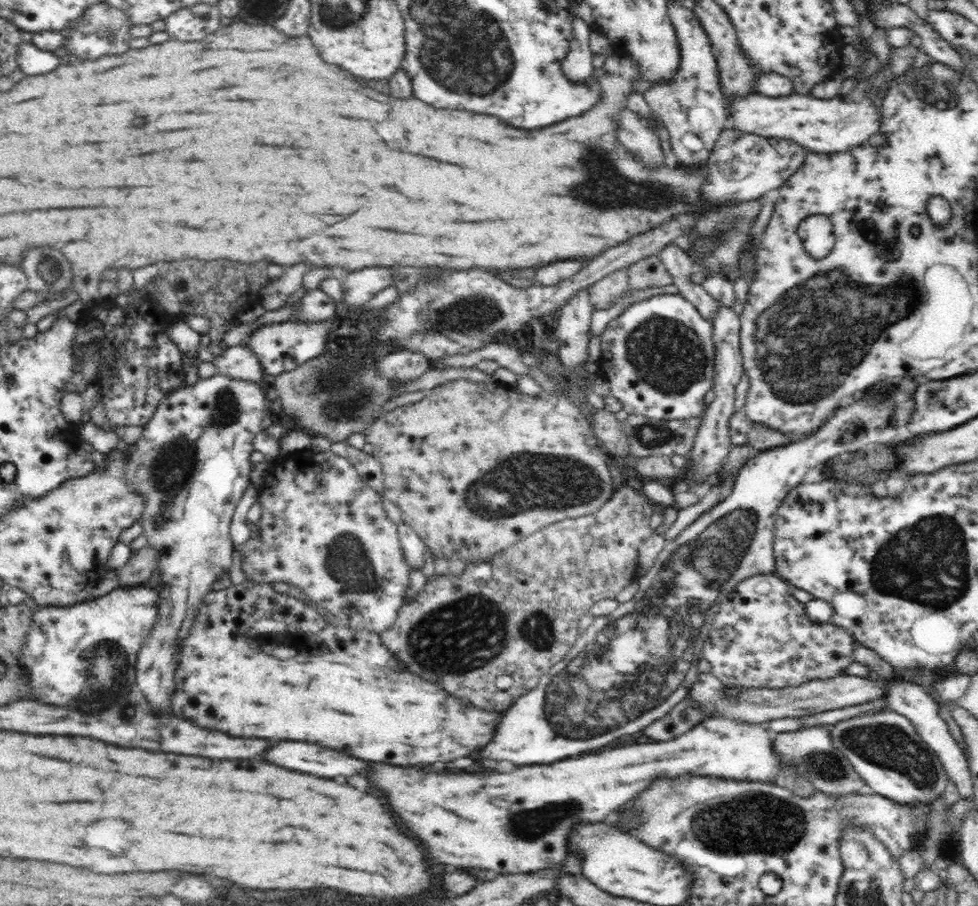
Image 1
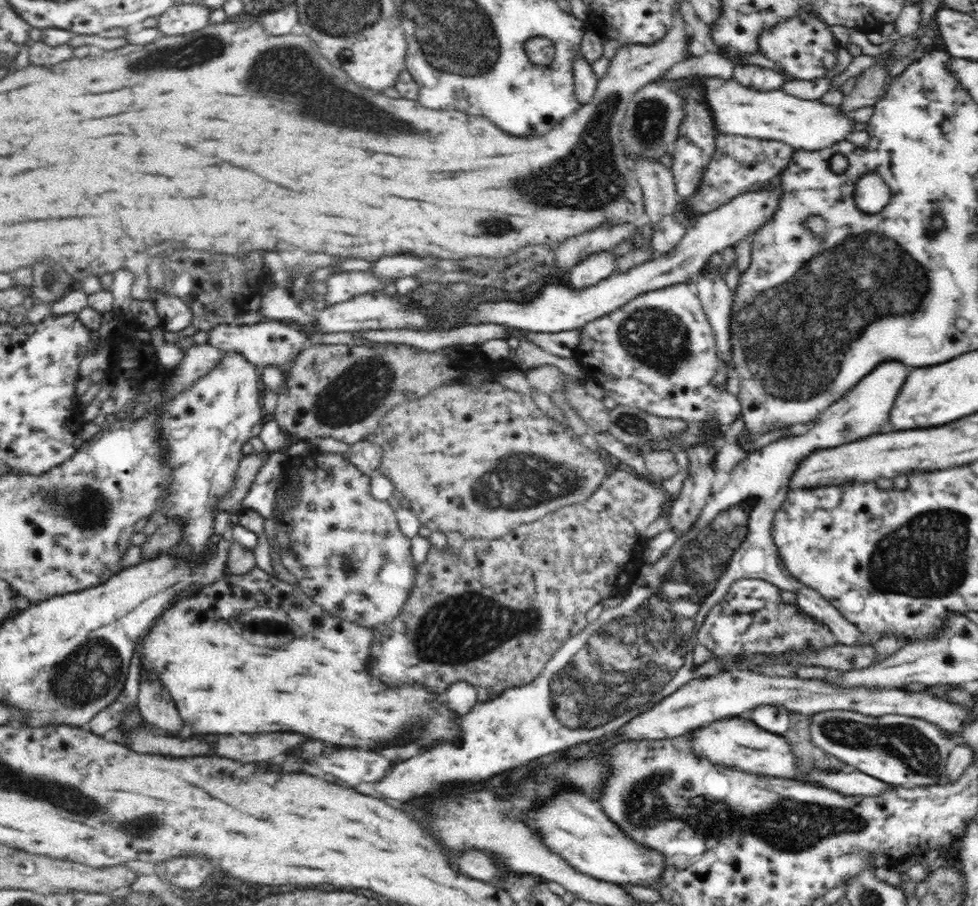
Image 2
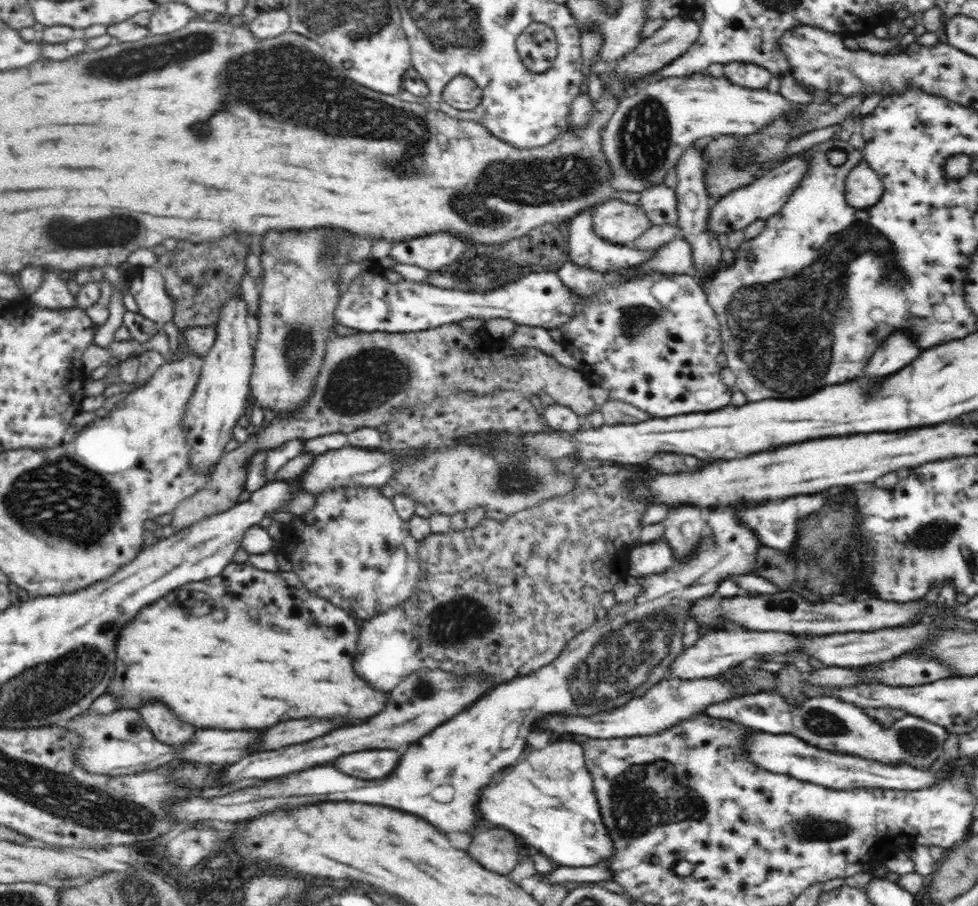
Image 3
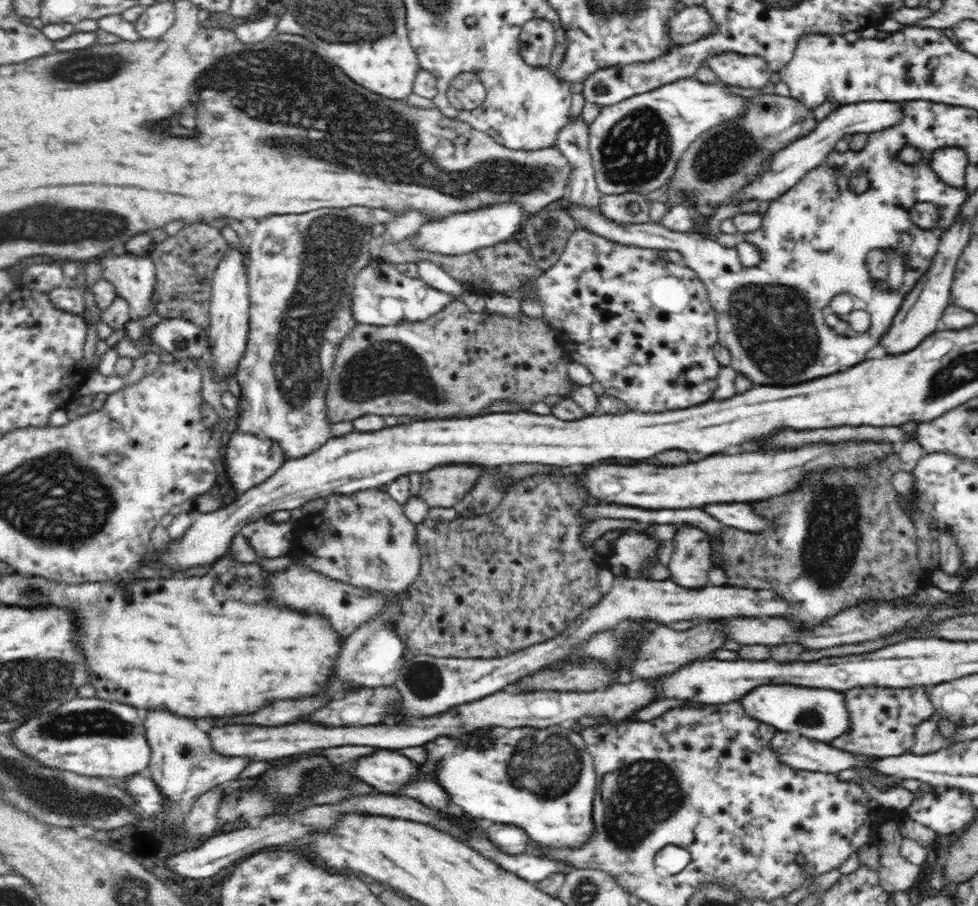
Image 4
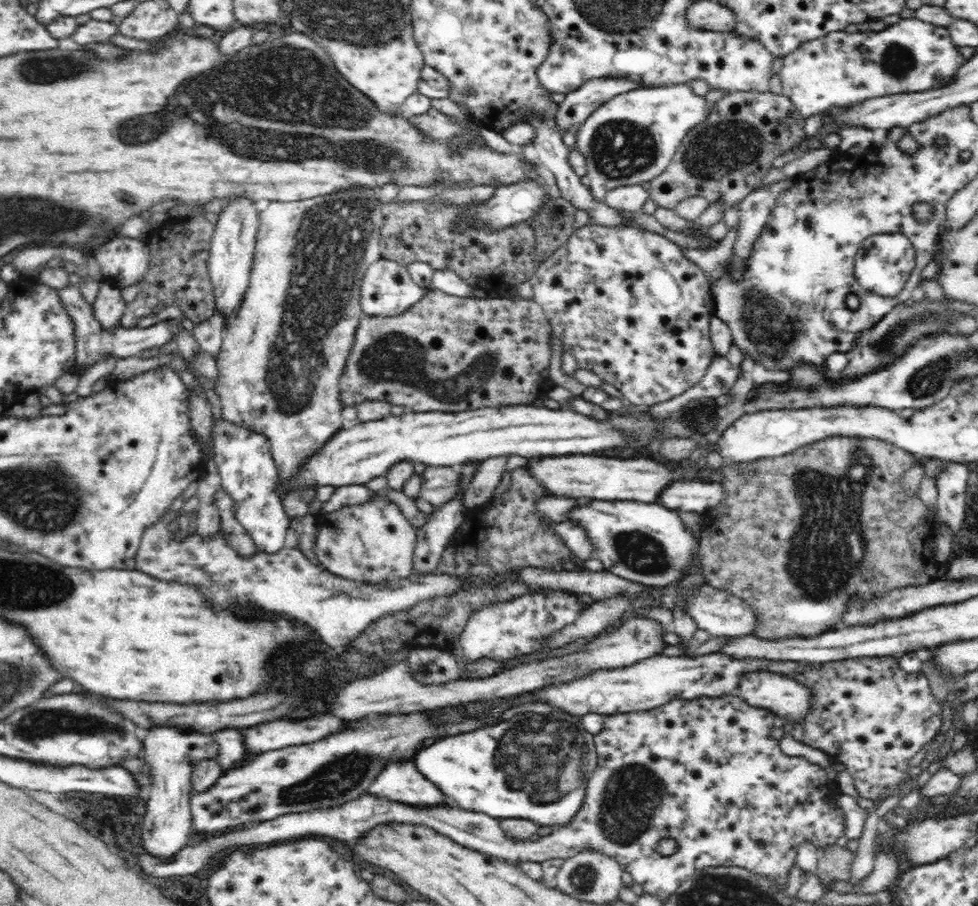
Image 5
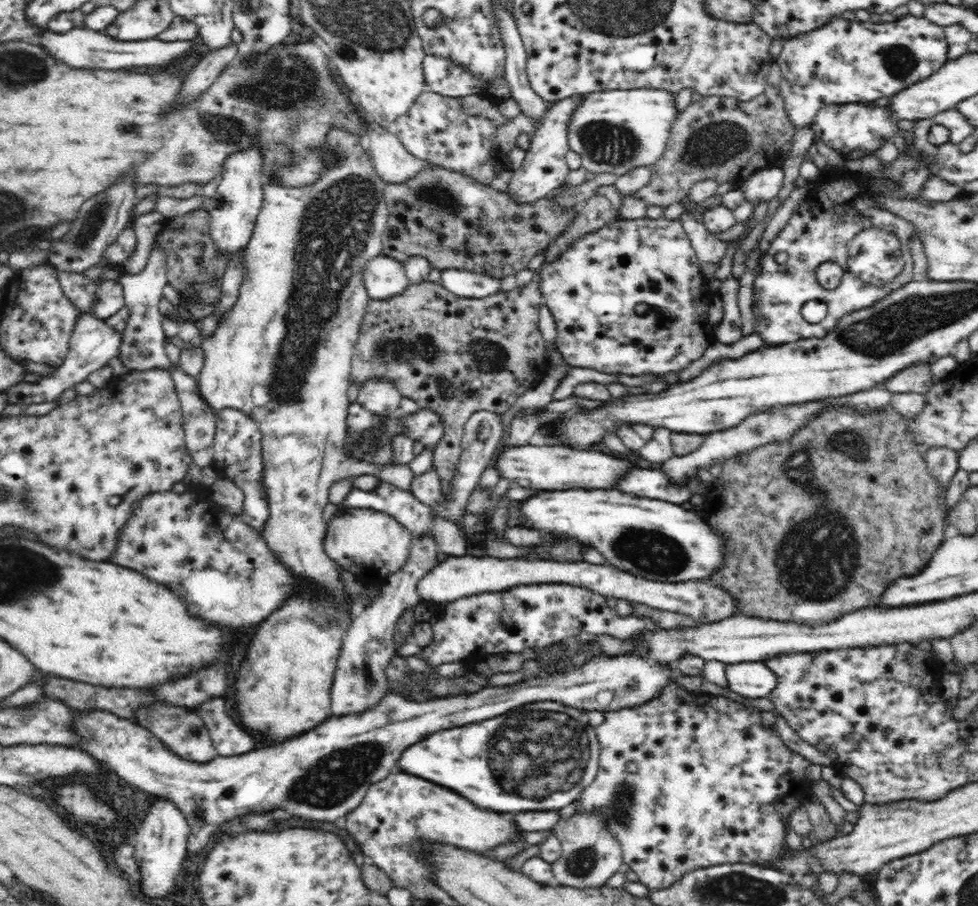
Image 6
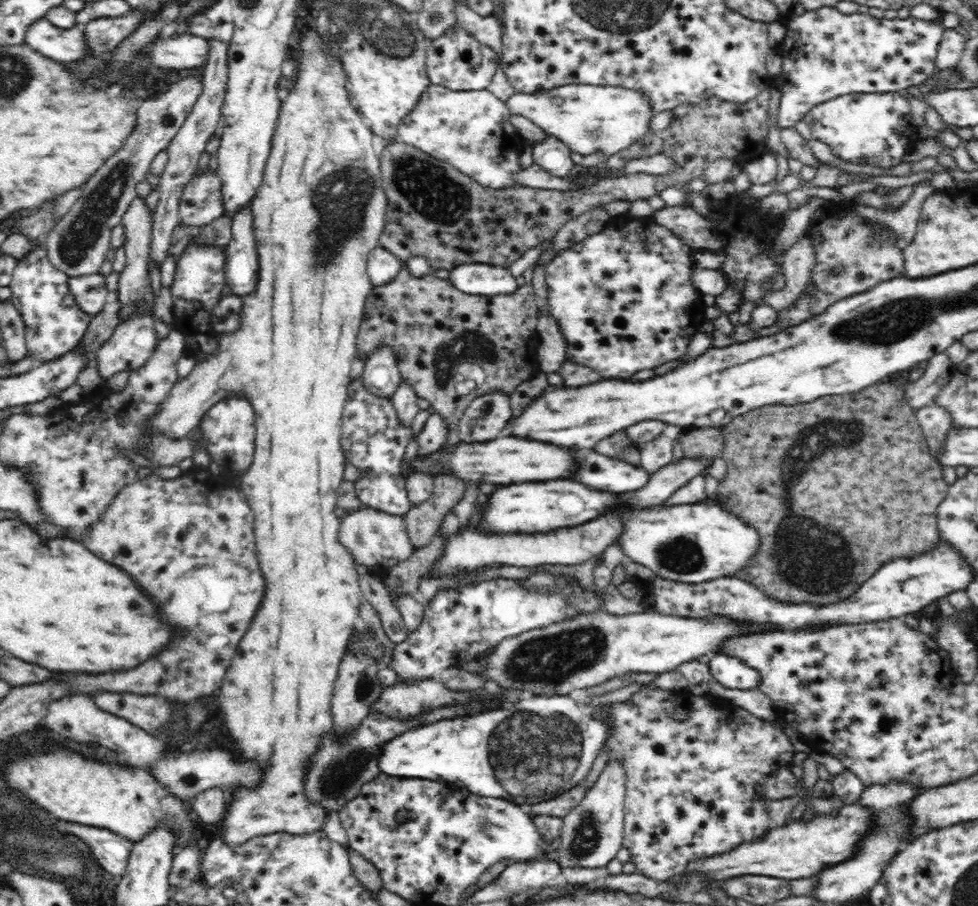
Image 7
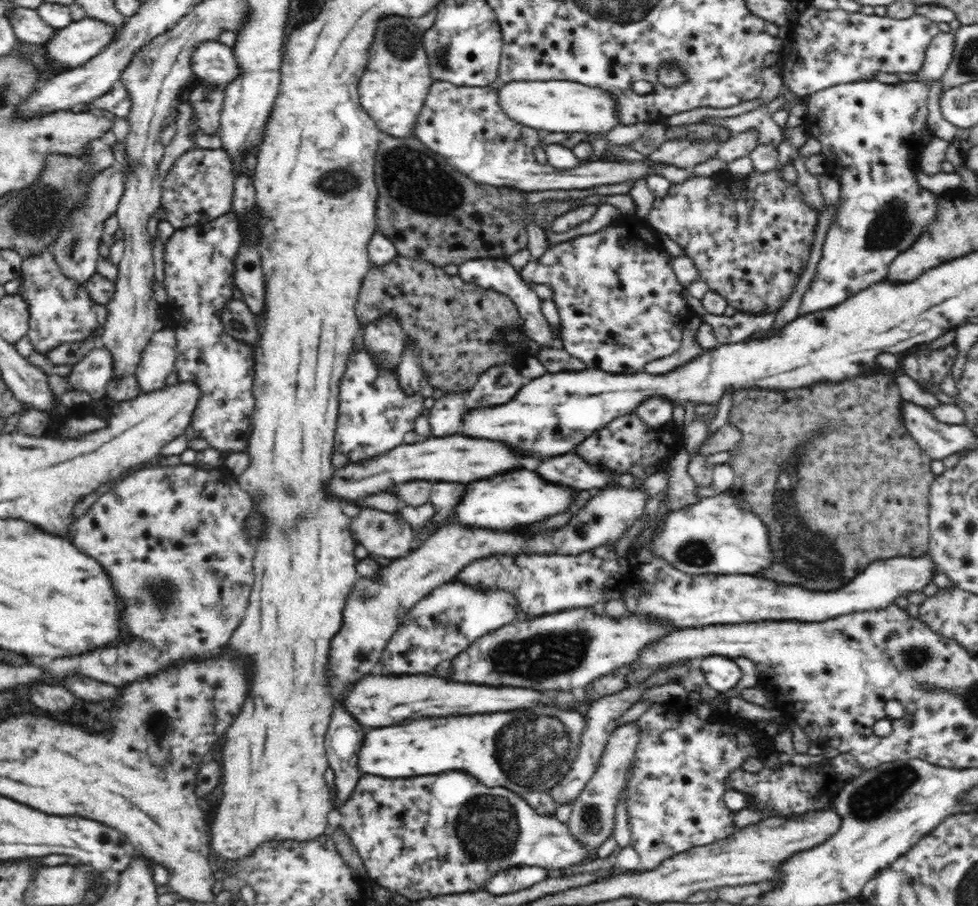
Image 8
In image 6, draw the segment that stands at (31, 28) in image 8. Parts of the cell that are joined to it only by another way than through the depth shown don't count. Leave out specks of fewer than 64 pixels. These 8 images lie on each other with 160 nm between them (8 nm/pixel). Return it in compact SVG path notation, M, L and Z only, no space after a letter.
M75 27L66 33L54 33L45 29L40 35L40 45L52 54L54 58L66 62L68 66L84 69L134 69L136 66L168 66L179 63L186 52L192 50L194 38L188 41L164 42L158 38L140 41L120 41L104 33L94 32L90 29Z

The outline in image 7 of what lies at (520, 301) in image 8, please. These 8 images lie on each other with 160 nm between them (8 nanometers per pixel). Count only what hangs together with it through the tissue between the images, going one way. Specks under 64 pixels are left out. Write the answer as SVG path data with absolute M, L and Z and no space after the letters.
M466 263L453 267L449 281L460 292L478 296L512 294L519 287L508 268L482 263Z

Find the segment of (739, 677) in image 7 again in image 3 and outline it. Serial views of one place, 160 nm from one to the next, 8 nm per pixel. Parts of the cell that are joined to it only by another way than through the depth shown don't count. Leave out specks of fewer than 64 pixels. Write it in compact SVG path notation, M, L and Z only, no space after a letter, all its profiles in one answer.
M776 691L742 694L720 704L710 704L704 714L712 718L727 718L754 731L794 734L822 750L859 756L882 764L907 764L914 768L930 768L937 762L949 734L944 727L914 715L904 715L891 727L884 727L863 709L833 696L814 696L793 706Z

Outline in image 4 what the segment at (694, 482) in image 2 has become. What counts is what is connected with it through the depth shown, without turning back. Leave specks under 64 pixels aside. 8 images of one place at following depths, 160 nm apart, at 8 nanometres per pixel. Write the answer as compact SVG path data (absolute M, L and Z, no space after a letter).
M682 524L673 537L673 553L668 563L671 580L686 588L710 586L708 572L714 567L711 556L711 541L702 529L688 524Z

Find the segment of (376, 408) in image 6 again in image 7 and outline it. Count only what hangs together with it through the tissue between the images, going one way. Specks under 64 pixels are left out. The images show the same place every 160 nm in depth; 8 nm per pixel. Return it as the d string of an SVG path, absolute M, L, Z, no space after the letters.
M382 344L365 359L362 378L364 389L376 394L376 397L392 399L401 384L400 369L394 350Z

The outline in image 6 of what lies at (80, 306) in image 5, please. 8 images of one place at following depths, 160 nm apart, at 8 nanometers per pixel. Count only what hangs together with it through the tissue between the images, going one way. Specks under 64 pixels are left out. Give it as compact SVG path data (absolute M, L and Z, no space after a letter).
M80 313L78 315L70 342L69 351L60 364L60 367L55 368L55 373L50 377L40 377L33 383L25 383L13 385L8 391L3 391L7 394L9 404L24 405L25 407L31 404L42 404L45 402L56 401L65 390L85 382L89 374L109 364L114 356L118 356L118 348L122 342L122 333L116 331L115 328L109 327L108 323L97 319L92 313Z

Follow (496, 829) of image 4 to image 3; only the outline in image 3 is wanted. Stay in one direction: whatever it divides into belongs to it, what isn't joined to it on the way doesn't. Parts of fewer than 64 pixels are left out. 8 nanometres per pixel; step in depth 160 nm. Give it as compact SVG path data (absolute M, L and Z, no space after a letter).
M488 830L474 836L468 846L468 854L482 864L484 869L509 877L517 866L518 838L510 830Z

